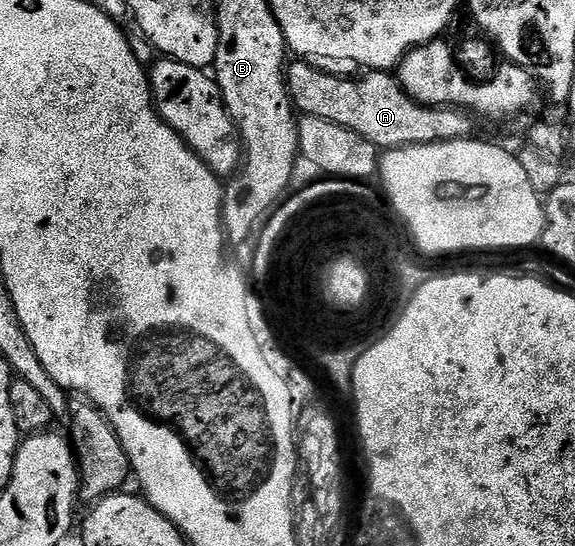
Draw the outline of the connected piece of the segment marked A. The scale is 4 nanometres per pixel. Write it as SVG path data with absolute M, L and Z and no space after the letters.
M290 62L285 69L285 88L294 108L302 116L321 118L353 130L378 149L446 143L468 139L474 134L474 120L469 112L460 107L428 107L416 103L390 72L371 71L362 74L362 79L340 79L337 75L316 71L312 62L293 62L297 63Z

